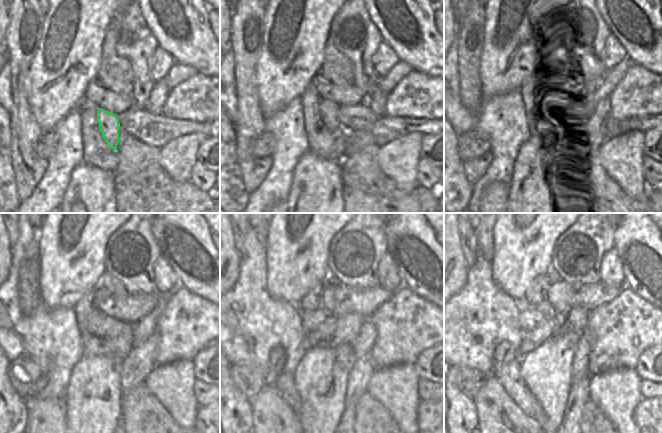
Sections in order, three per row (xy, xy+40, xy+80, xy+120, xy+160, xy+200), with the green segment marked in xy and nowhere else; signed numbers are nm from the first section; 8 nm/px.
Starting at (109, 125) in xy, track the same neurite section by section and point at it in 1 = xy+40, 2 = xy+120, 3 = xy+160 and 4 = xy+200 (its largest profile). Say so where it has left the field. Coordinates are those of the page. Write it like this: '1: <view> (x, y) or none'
1: xy+40 (329, 111)
2: xy+120 (98, 324)
3: xy+160 (309, 320)
4: xy+200 (529, 318)

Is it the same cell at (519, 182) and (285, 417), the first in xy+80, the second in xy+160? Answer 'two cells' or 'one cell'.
two cells

